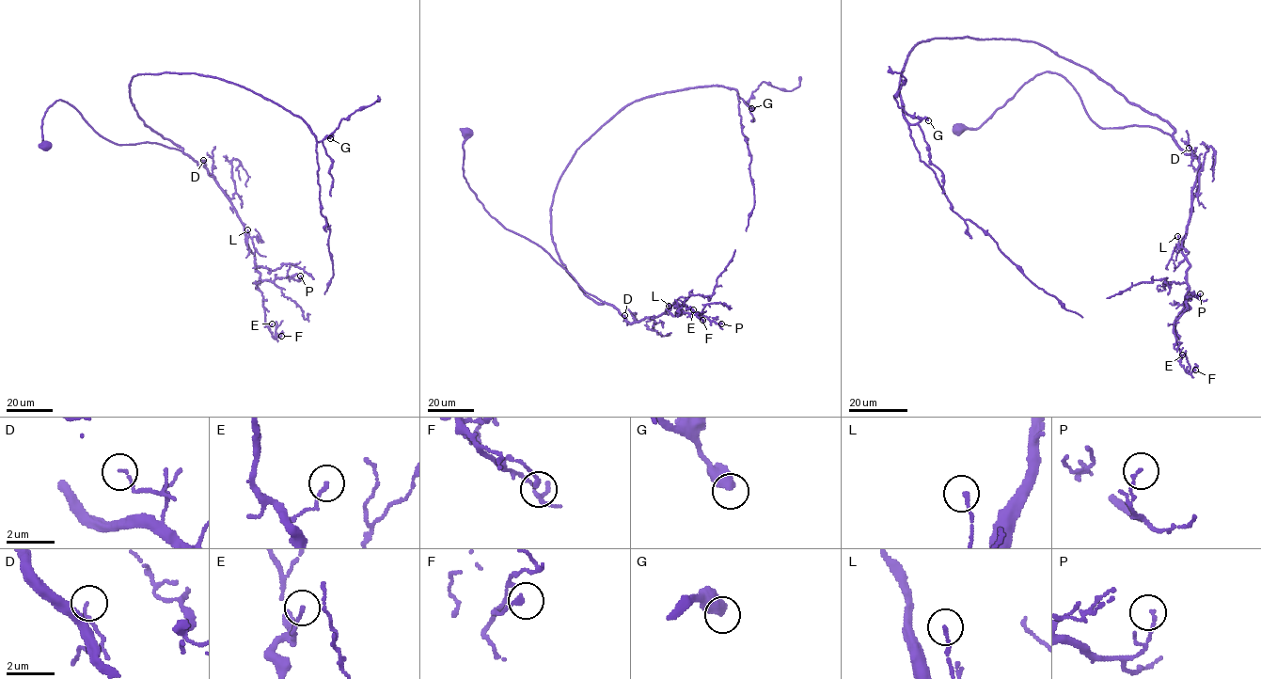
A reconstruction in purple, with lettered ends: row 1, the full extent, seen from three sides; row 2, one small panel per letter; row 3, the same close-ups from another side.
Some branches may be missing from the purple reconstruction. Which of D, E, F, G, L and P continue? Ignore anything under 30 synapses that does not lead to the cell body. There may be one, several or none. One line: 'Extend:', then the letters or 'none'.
Extend: G

